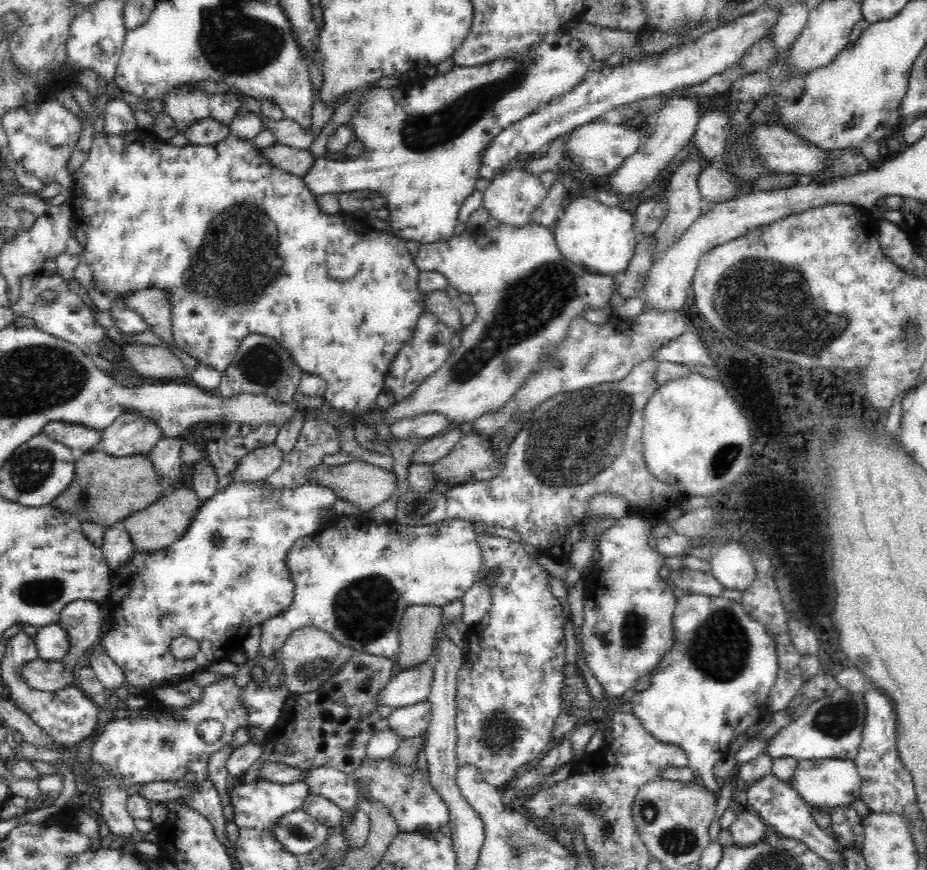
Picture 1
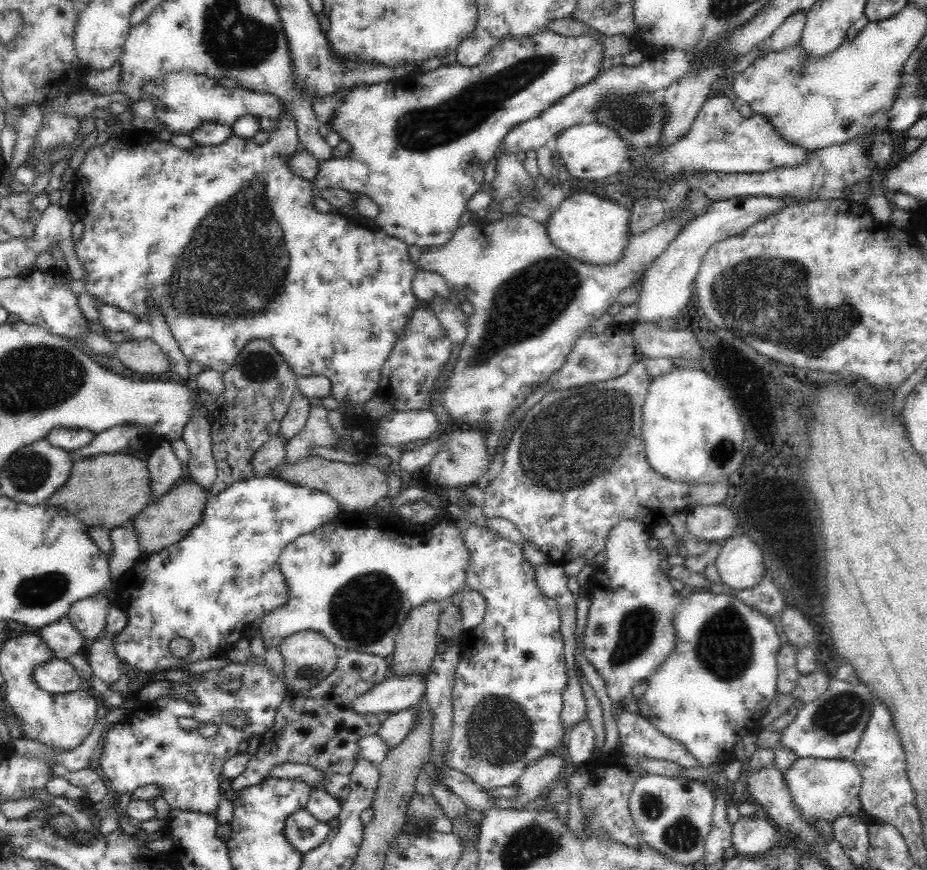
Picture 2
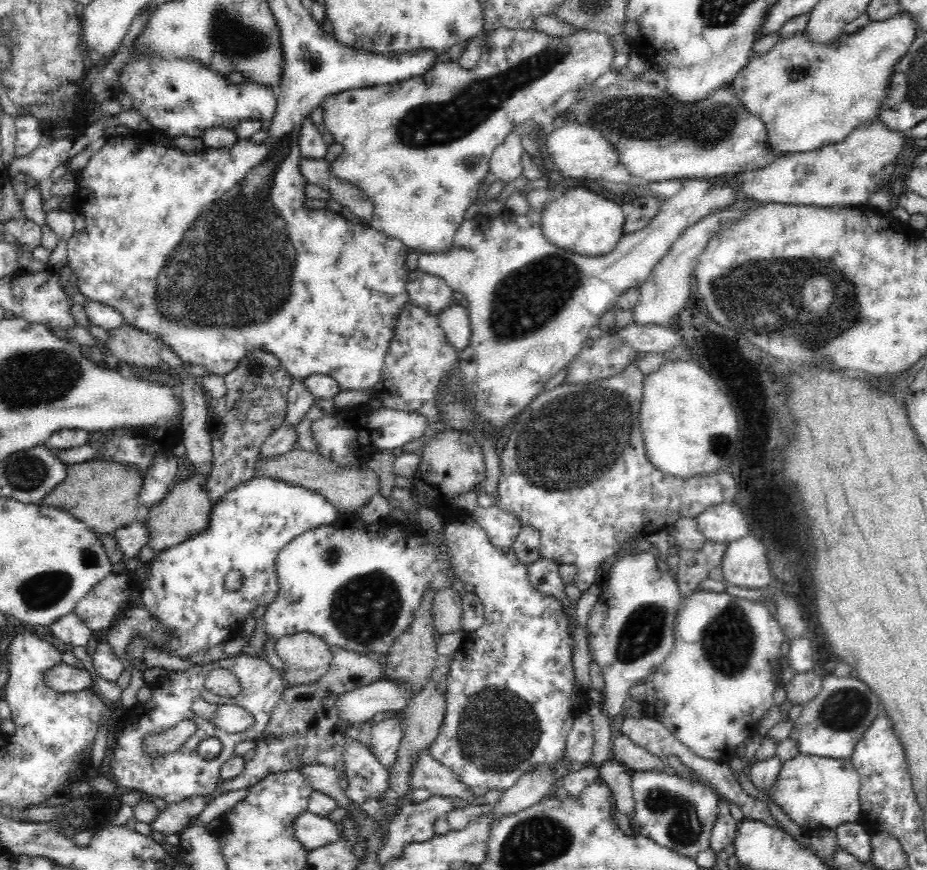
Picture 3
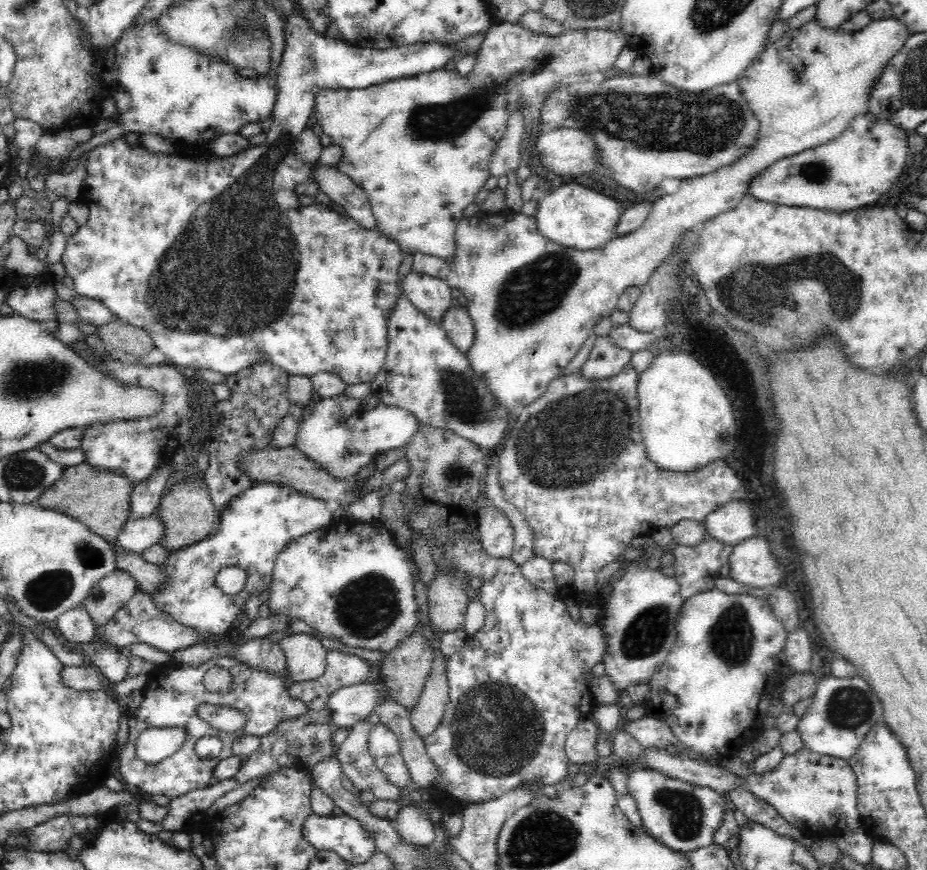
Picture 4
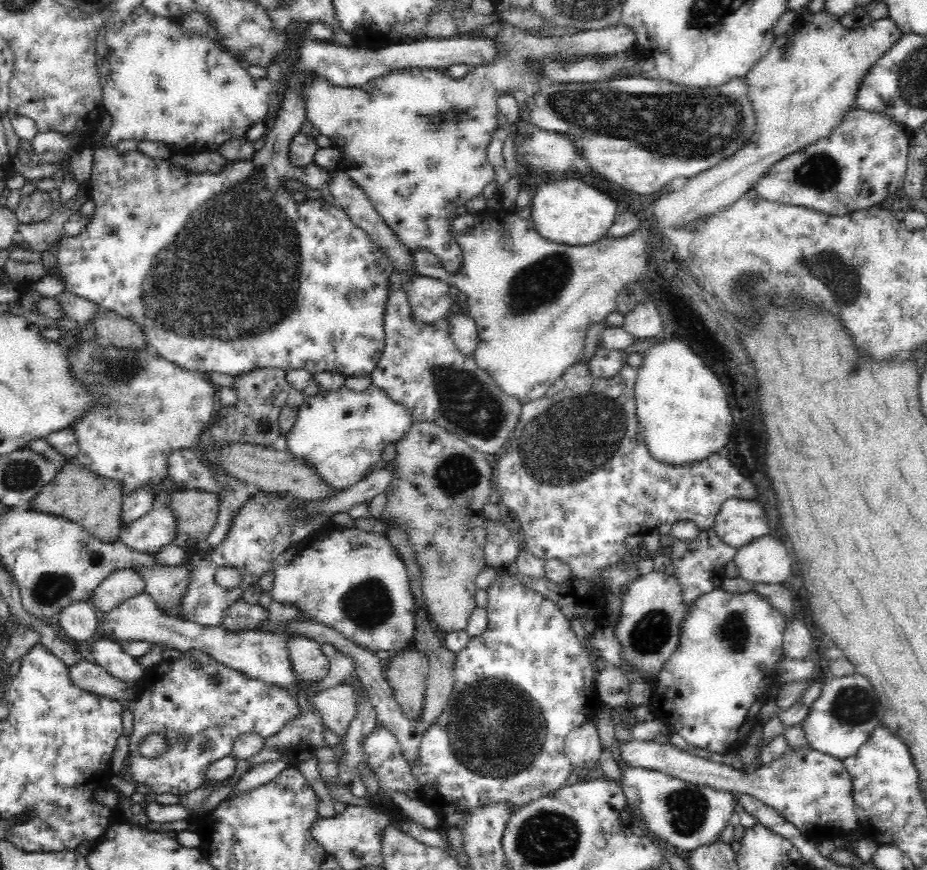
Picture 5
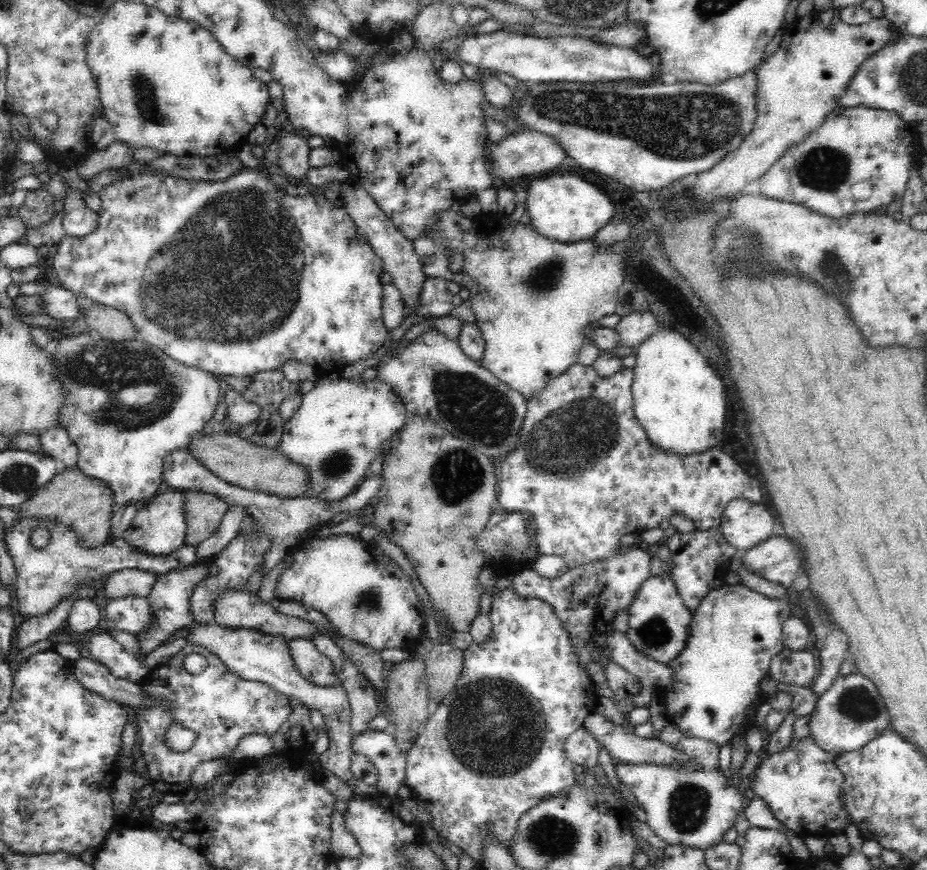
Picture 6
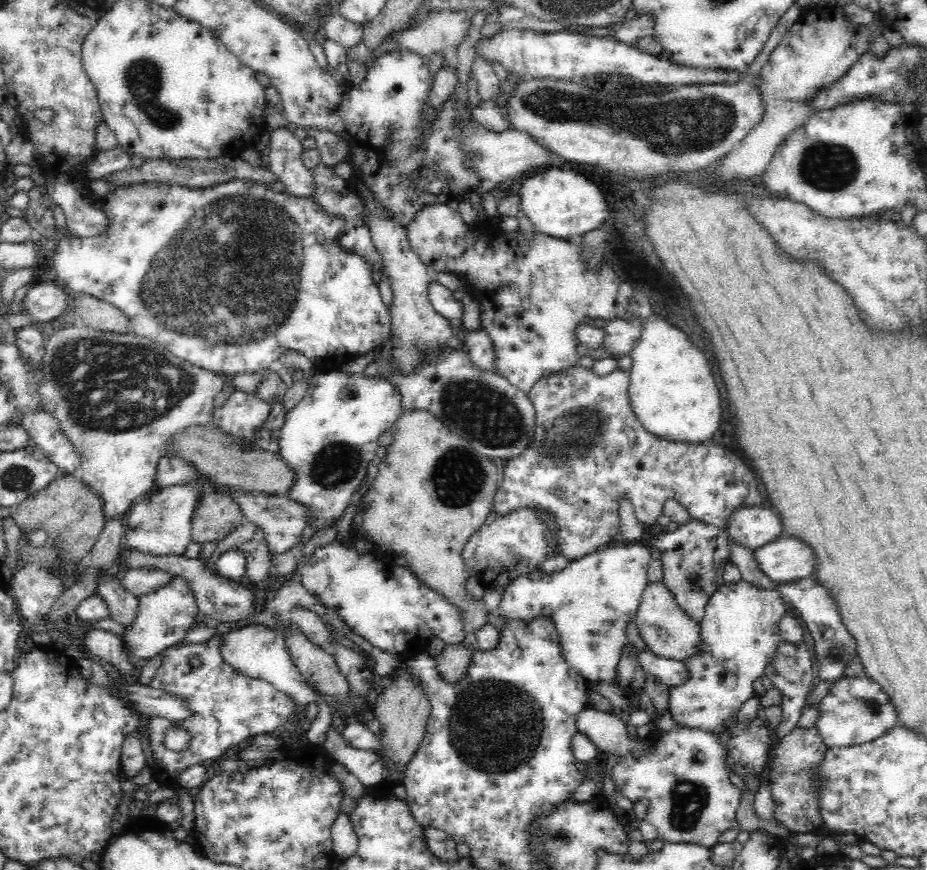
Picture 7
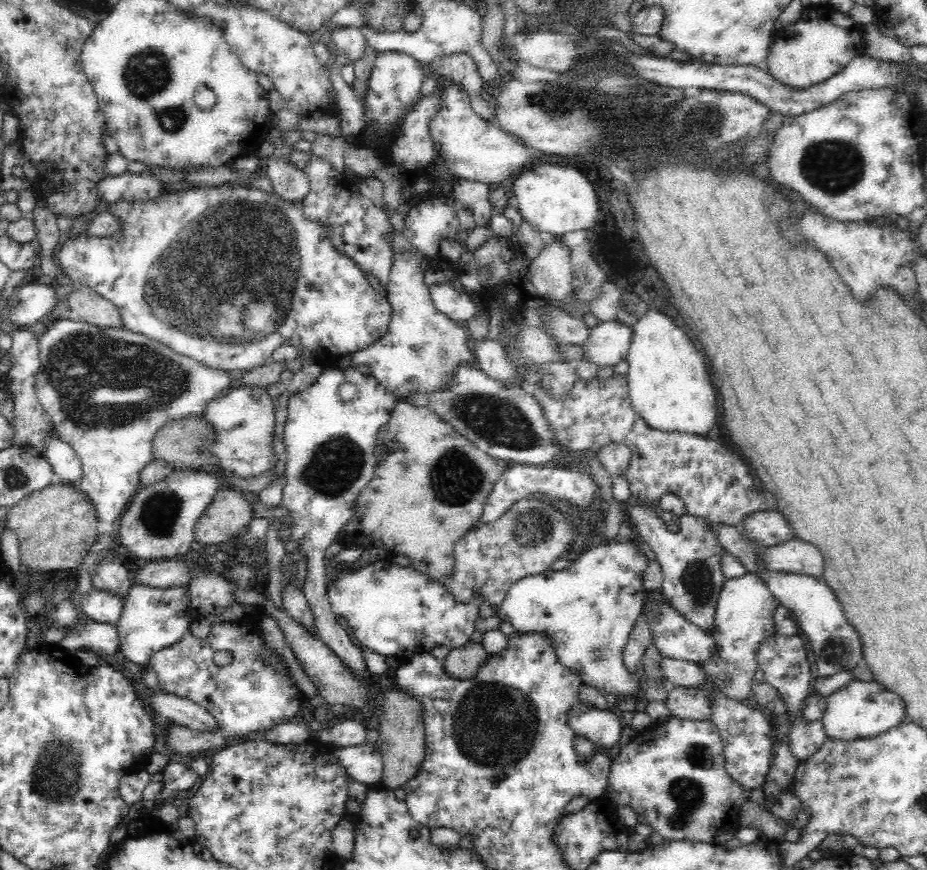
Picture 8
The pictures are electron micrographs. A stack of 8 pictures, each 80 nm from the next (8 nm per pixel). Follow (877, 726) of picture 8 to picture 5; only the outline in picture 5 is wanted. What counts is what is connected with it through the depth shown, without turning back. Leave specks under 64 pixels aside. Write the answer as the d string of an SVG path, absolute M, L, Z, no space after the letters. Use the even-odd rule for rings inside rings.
M855 672L850 676L830 677L830 680L826 680L800 726L804 730L808 746L844 761L855 756L862 744L869 739L870 732L874 732L874 728L881 724L882 719L882 706L870 681Z

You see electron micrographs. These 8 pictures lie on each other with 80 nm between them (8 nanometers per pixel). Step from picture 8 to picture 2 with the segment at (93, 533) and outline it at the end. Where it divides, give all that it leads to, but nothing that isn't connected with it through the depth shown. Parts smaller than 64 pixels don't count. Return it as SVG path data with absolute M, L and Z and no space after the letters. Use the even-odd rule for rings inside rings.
M126 452L124 454L84 456L74 462L70 478L56 494L50 497L49 503L59 509L67 510L71 515L76 515L87 527L101 526L110 531L112 528L127 526L134 516L142 512L144 507L153 501L154 495L152 495L150 471L146 459Z

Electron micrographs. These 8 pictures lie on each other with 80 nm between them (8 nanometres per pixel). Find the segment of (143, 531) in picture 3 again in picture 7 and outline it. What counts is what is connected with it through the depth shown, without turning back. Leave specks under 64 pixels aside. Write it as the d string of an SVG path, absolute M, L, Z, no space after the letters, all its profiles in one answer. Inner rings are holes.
M196 483L156 487L151 494L132 504L126 513L123 534L127 546L150 556L182 555L192 536L190 518L205 492L202 485Z

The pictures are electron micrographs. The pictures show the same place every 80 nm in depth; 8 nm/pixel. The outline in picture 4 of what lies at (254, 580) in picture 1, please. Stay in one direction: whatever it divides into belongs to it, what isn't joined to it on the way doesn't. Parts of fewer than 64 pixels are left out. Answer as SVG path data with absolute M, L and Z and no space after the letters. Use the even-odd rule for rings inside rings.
M253 483L250 488L238 494L238 497L230 500L222 512L217 513L218 526L215 526L205 539L189 544L188 547L170 550L164 561L158 564L164 571L164 582L158 586L156 592L148 592L154 607L181 625L196 629L200 635L198 643L208 643L205 642L208 637L212 642L218 641L224 634L228 634L232 623L250 597L260 596L264 591L270 594L273 566L282 548L292 540L330 524L334 520L332 506L322 500L303 496L302 493L295 491L295 488L283 487L276 483ZM231 566L238 566L247 572L244 590L235 595L224 594L216 582L216 575L220 569Z

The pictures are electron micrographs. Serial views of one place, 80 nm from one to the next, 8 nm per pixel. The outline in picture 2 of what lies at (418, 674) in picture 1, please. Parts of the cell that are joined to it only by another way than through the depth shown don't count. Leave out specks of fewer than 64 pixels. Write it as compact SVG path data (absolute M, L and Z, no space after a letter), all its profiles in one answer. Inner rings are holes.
M393 675L384 679L364 694L354 700L354 709L360 714L379 712L400 712L415 707L428 690L426 675Z

